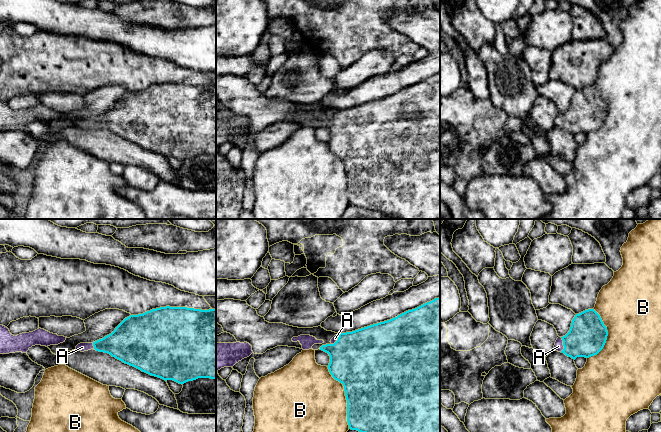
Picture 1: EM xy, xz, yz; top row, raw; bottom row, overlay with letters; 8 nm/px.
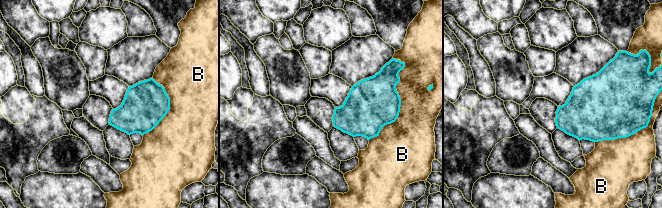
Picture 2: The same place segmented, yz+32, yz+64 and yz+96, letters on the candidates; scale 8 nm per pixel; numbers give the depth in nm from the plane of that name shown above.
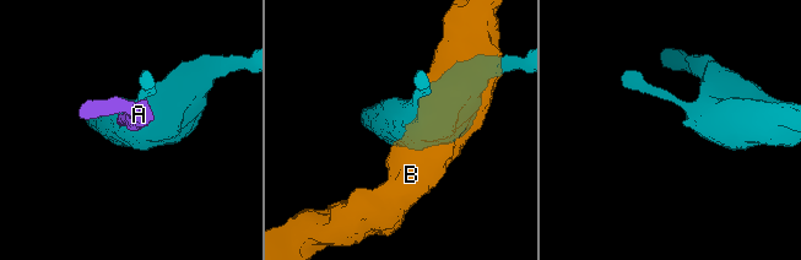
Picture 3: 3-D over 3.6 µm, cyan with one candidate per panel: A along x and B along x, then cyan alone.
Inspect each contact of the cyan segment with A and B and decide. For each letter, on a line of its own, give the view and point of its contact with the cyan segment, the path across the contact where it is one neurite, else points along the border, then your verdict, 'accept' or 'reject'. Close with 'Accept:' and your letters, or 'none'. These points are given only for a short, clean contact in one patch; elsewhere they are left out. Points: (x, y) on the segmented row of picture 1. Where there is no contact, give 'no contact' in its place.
A: contact yz (563, 344); way yz (587, 336), (574, 344), (563, 344), (558, 346); accept
B: contact xz (345, 395); reject
Accept: A

